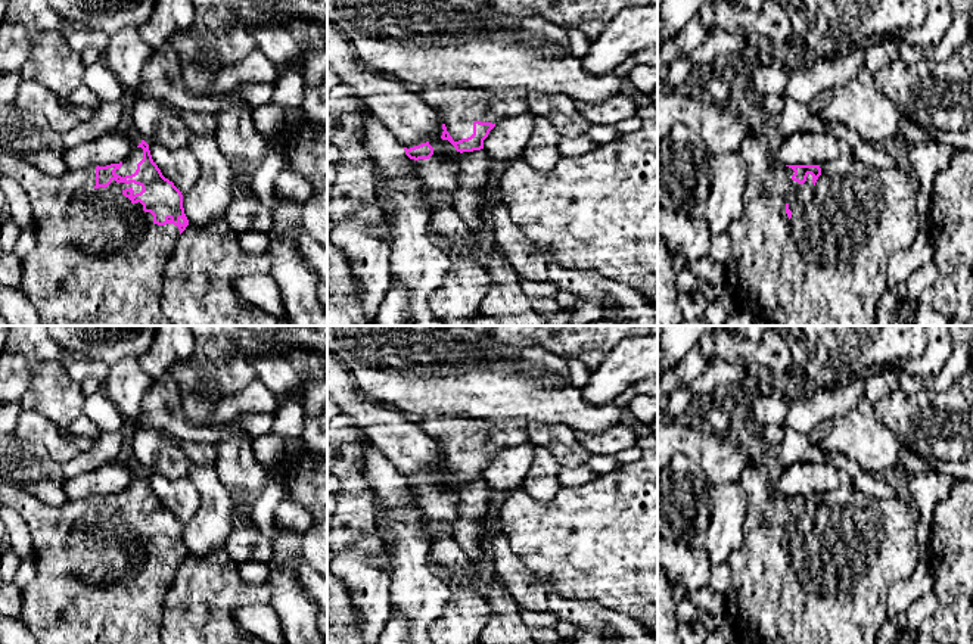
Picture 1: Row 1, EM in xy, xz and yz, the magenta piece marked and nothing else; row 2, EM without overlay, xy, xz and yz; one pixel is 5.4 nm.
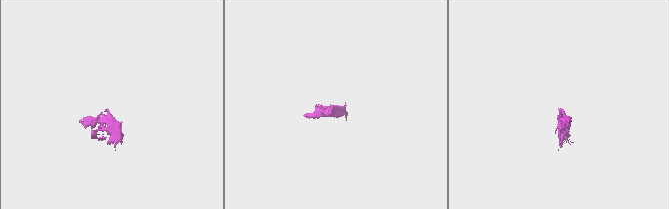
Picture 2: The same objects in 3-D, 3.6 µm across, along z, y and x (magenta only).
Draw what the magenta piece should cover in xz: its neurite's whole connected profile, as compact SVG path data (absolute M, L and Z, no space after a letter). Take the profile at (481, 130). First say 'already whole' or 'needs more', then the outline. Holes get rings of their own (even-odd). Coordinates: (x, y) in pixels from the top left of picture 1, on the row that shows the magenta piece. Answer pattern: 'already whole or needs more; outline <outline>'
needs more; outline M441 84L420 87L417 94L438 113L444 130L441 139L448 140L460 153L484 149L484 140L498 121L507 116L517 116L529 111L526 88L486 91Z

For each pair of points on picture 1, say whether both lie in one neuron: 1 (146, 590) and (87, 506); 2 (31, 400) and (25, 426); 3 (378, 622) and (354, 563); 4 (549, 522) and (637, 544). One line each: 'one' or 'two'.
1: one
2: two
3: one
4: one

